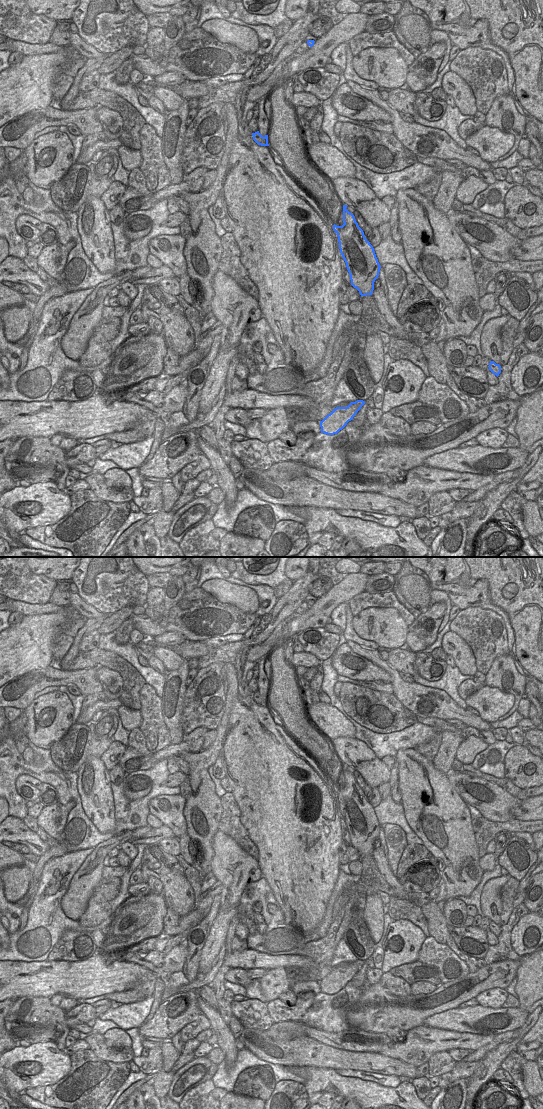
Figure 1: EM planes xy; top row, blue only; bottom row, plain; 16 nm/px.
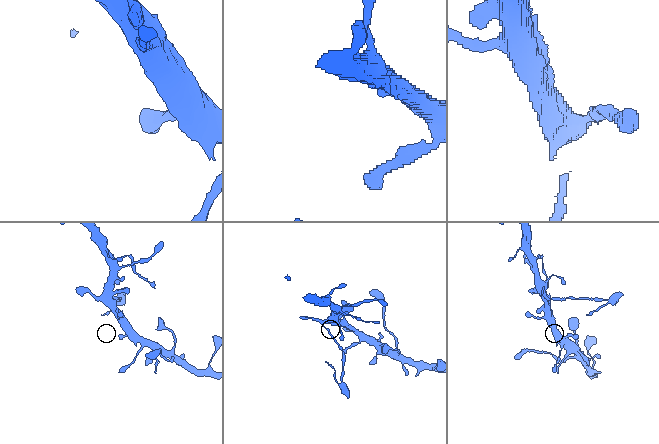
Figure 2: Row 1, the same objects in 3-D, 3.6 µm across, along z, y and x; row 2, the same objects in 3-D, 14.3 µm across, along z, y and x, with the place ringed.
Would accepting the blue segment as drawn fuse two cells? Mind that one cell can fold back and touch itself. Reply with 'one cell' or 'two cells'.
two cells

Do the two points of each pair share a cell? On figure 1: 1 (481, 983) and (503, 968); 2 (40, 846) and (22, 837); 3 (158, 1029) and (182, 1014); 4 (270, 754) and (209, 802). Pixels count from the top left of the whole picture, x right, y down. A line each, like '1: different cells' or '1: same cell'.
1: same cell
2: same cell
3: same cell
4: different cells

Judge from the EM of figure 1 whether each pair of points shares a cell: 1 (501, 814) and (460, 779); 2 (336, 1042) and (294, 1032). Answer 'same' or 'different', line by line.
1: same
2: different

